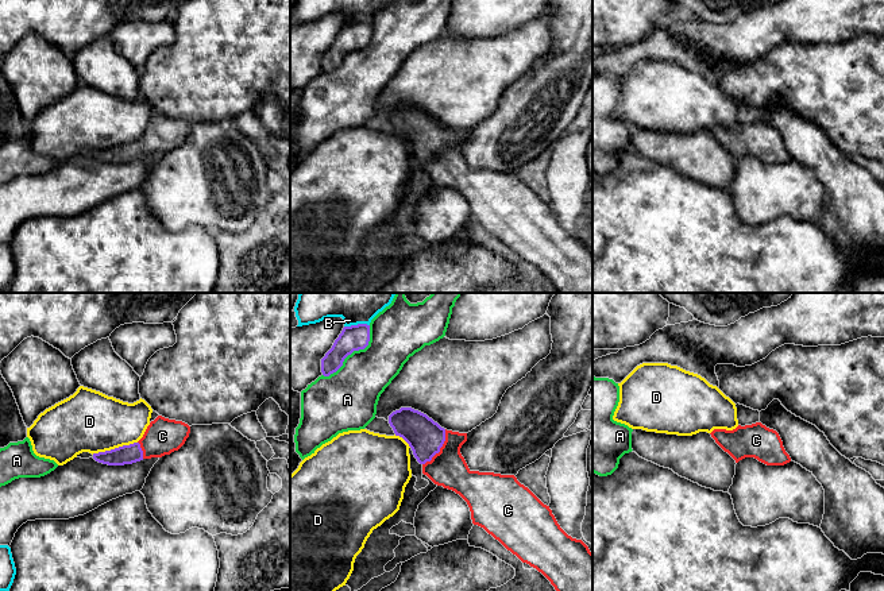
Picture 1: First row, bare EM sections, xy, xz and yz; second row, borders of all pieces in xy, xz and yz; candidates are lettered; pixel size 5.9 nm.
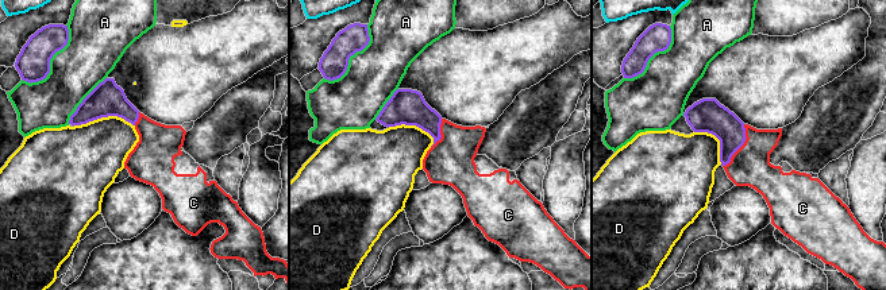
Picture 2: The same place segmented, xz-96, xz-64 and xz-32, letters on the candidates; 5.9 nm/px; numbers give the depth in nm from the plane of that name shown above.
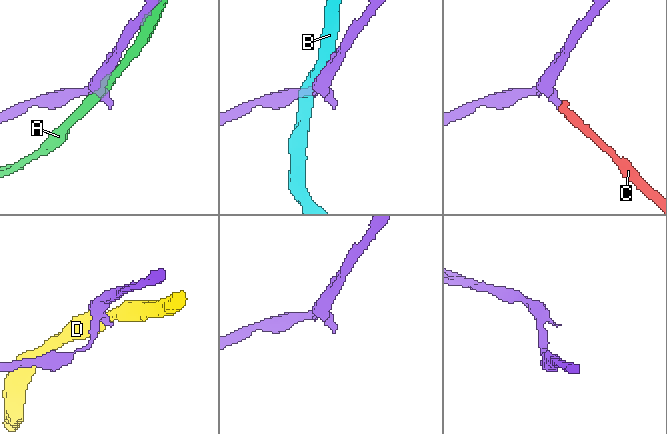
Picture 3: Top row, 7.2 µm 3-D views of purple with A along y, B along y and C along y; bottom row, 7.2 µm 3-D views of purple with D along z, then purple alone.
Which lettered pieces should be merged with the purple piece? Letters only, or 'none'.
C

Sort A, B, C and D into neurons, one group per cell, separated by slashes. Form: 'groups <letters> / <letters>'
groups A / B / C / D

